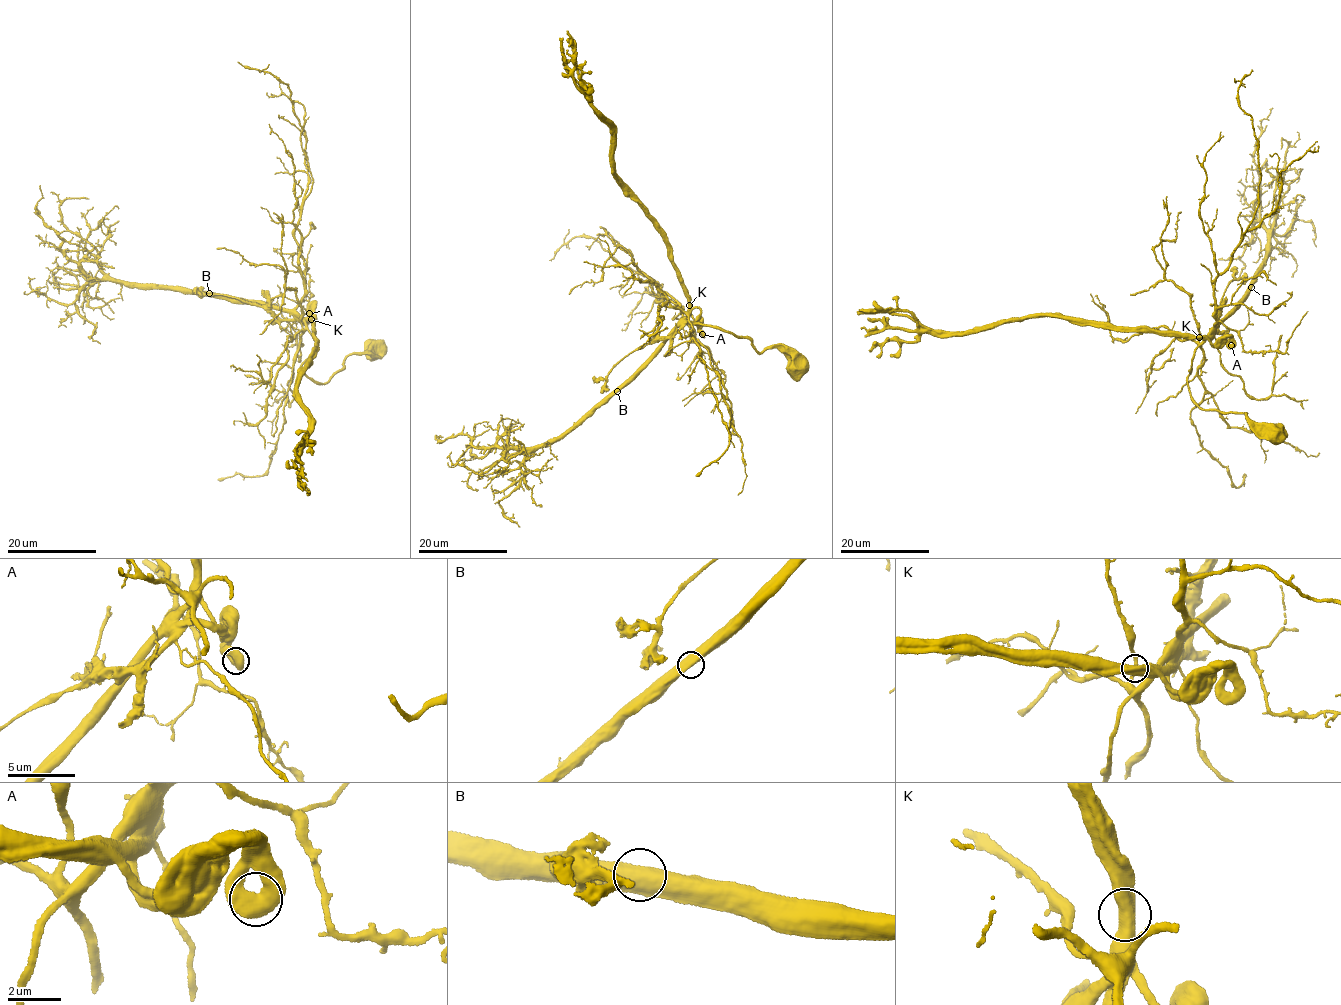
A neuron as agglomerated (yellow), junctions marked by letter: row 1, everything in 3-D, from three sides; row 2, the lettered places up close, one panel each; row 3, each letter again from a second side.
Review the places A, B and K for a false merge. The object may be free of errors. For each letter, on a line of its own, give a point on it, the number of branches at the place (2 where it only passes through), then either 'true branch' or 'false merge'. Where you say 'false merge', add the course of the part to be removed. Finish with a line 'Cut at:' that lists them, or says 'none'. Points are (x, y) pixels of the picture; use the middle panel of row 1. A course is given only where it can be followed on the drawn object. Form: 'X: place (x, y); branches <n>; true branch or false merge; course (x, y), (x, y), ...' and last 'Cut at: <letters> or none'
A: place (702, 334); branches 2; true branch
B: place (617, 391); branches 2; true branch
K: place (689, 305); branches 2; false merge; course (689, 305), (665, 236), (614, 169), (614, 124), (582, 86), (566, 30)
Cut at: K

